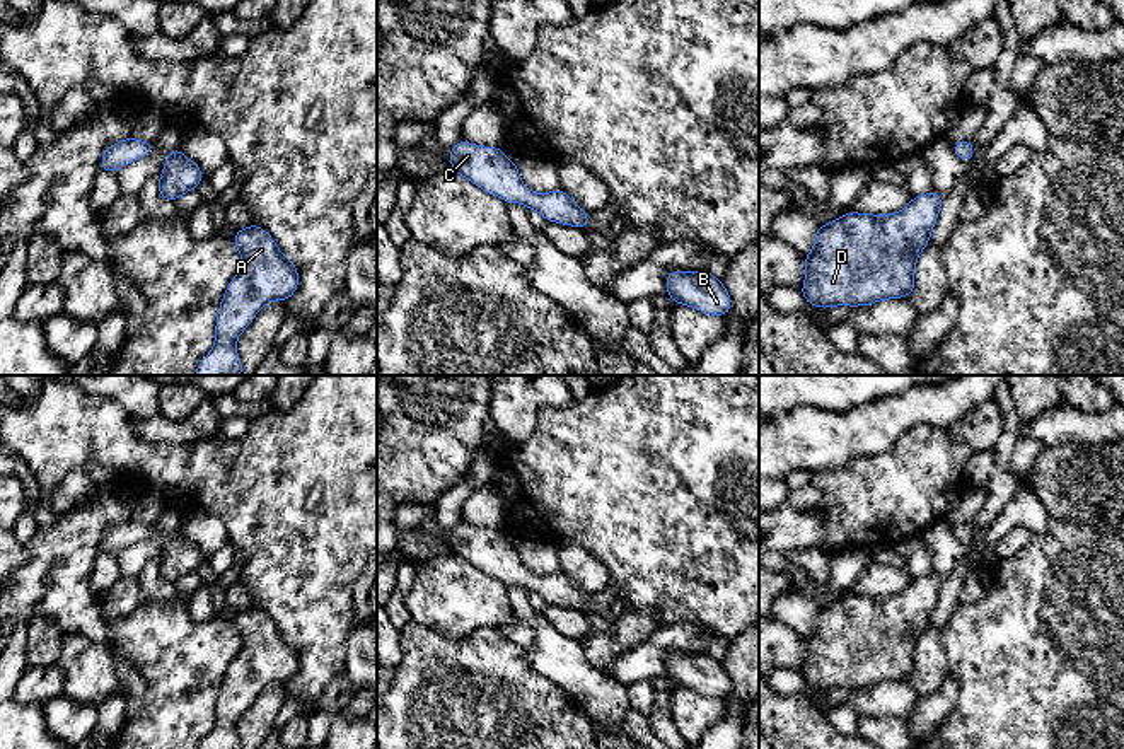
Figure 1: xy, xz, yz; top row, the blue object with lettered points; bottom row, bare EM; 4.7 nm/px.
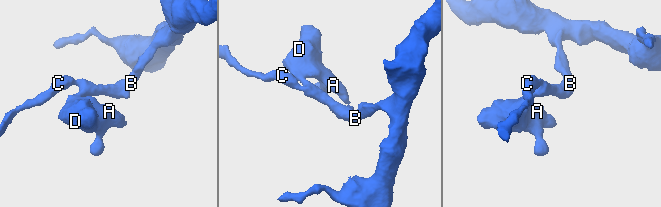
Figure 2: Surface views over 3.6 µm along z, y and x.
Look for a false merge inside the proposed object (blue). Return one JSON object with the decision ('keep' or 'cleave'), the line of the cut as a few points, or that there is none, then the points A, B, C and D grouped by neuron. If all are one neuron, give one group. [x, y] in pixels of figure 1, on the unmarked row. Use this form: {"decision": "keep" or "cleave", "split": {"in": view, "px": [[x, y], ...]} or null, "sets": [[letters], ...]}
{"decision": "keep", "split": null, "sets": [["A", "B", "C", "D"]]}

